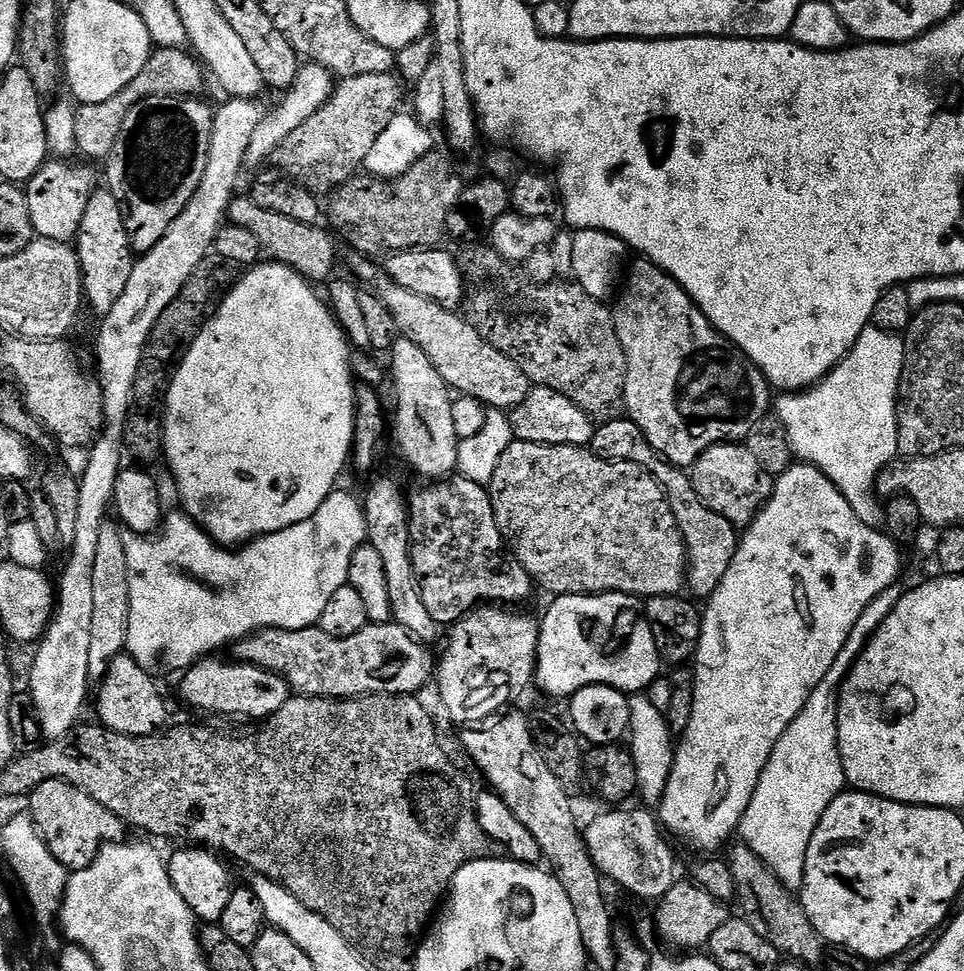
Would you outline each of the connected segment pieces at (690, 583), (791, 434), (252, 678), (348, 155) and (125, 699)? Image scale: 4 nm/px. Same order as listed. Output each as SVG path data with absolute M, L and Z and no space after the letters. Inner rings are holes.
M621 418L603 421L593 431L590 451L603 460L634 462L645 468L659 482L660 487L664 489L665 496L668 497L668 505L672 507L672 513L684 539L687 591L692 591L693 597L712 596L714 590L718 590L718 582L722 582L726 570L730 570L730 562L734 562L738 543L736 527L726 522L722 514L714 514L714 510L710 510L710 506L706 506L706 502L698 498L692 485L691 475L683 468L675 468L663 456L658 455L650 446L650 442L646 442L642 430L638 430L638 426L632 420Z
M867 327L858 342L845 354L844 359L811 388L799 392L784 392L774 400L774 416L786 430L792 446L793 457L805 464L812 464L826 474L834 486L850 502L854 514L866 522L866 526L880 528L885 523L885 505L876 495L876 479L887 464L897 459L898 422L896 421L896 395L904 369L904 342L895 332L884 332L881 328Z
M216 659L198 660L181 675L180 696L190 707L212 716L249 716L263 721L286 706L290 689L281 676L253 664Z
M387 72L386 74L358 74L357 76L345 76L335 85L332 97L323 104L313 116L306 118L294 134L287 136L274 150L270 158L271 163L281 168L283 175L290 180L297 180L306 190L316 193L317 197L324 198L327 192L343 189L346 182L350 182L364 168L366 154L378 142L378 134L390 126L390 122L401 111L400 108L400 84L399 75Z
M115 656L108 664L108 673L99 681L100 694L96 698L99 723L109 732L127 736L153 736L161 731L169 723L168 708L159 686L152 681L152 675L149 669L138 666L132 656Z

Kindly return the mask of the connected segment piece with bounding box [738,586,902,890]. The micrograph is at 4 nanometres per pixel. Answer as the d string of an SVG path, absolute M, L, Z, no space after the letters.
M893 586L887 588L854 622L854 630L850 630L850 638L846 638L846 646L838 650L838 658L834 658L834 666L826 670L826 678L814 686L806 706L786 726L782 738L774 746L766 766L762 770L762 778L758 778L758 786L754 790L754 798L750 798L750 806L746 806L746 814L740 820L738 836L748 845L770 870L788 888L799 890L804 885L804 867L806 866L806 850L810 846L810 838L814 838L814 830L826 814L830 802L845 791L844 767L838 750L838 730L836 729L836 711L840 705L840 687L848 672L856 664L856 659L864 652L869 638L886 622L886 618L900 601L901 589Z

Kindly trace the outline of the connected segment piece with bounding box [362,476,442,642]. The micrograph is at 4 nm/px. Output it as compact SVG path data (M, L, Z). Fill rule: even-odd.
M384 476L365 496L362 496L364 517L368 527L367 543L378 550L386 569L388 589L390 589L390 606L392 619L395 623L407 628L417 640L433 642L442 636L442 626L434 622L434 618L426 611L420 593L420 579L416 576L412 561L412 539L410 538L410 504L406 492L400 489L400 484L392 476Z

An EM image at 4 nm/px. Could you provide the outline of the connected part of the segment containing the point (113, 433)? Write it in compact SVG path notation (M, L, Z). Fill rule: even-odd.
M228 98L221 108L215 109L212 117L212 133L210 134L210 158L206 158L206 174L186 210L166 230L166 238L154 246L154 250L143 253L133 263L130 281L126 284L126 289L122 292L121 298L118 298L110 311L103 315L103 320L98 334L96 352L98 354L98 370L96 369L97 379L100 381L100 392L103 394L103 412L104 427L101 429L100 437L93 441L89 449L88 462L84 474L80 476L79 500L78 500L78 517L77 528L74 529L74 542L69 547L68 564L65 566L62 576L58 578L58 595L57 607L53 615L52 623L45 632L39 646L37 654L32 664L30 672L30 685L28 691L34 698L35 706L38 709L39 721L42 724L44 737L47 741L58 740L66 734L72 732L72 729L79 725L81 714L88 696L88 688L92 683L92 677L89 674L90 668L90 643L91 631L93 629L94 614L94 565L97 558L98 539L101 538L101 530L107 521L113 507L114 485L120 471L123 471L123 456L126 456L126 433L127 425L130 420L130 413L133 402L134 382L138 378L138 370L142 366L144 351L148 345L150 334L162 318L166 306L178 298L182 286L190 282L194 270L203 260L208 259L213 251L216 235L219 234L222 225L225 223L228 215L228 207L232 205L234 197L237 195L236 183L240 180L240 172L245 171L244 159L246 150L250 146L250 138L254 138L254 130L258 130L262 119L262 111L256 105L257 101L252 98Z

